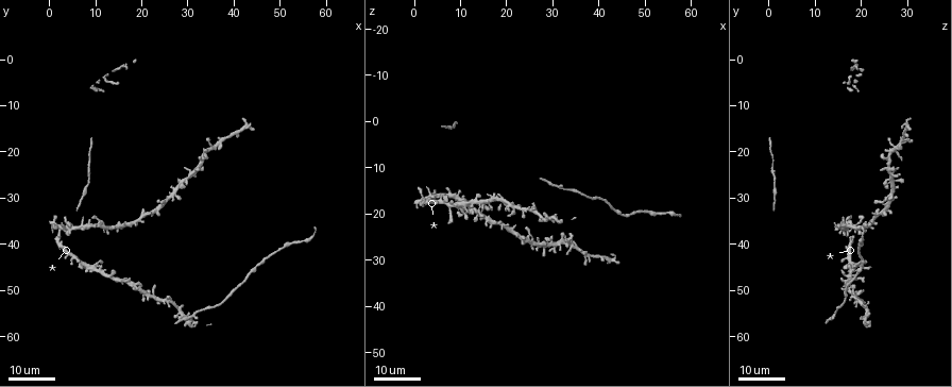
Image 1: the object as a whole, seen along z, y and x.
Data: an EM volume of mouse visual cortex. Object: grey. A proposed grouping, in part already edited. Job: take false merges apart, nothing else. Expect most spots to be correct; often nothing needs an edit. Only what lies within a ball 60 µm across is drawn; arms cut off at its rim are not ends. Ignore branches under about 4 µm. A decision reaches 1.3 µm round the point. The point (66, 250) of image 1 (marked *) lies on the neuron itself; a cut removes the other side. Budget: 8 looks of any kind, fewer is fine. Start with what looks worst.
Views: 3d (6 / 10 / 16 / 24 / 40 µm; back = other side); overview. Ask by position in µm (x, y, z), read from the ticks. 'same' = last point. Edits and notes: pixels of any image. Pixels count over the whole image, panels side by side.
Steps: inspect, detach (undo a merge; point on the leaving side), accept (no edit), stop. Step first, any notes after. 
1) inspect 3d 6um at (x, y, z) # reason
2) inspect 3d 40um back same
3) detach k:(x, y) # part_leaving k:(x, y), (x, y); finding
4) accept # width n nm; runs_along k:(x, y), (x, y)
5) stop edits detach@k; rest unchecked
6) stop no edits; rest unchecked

inspect 3d 16um at (35.0, 19.0, 27.0) # three arms meet

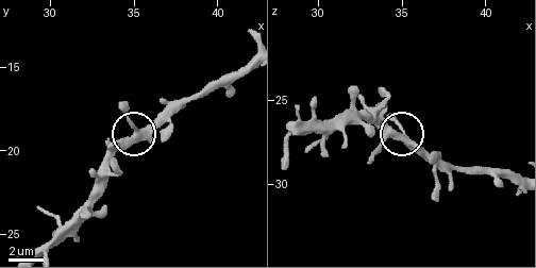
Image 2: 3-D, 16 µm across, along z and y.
inspect 3d 10um at (35.0, 18.7, 26.9)

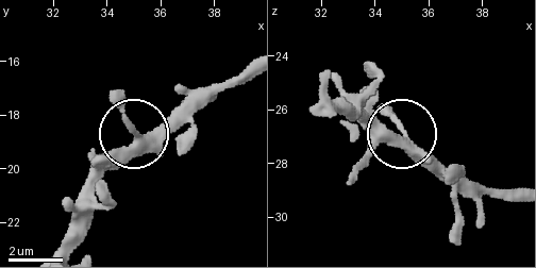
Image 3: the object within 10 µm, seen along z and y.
accept # runs_along 3:(64, 247), (80, 191), (126, 144), (139, 136), (185, 136); one neuron here

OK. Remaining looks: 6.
inspect 3d 24um at (43.0, 46.5, 18.5) # calibre changes

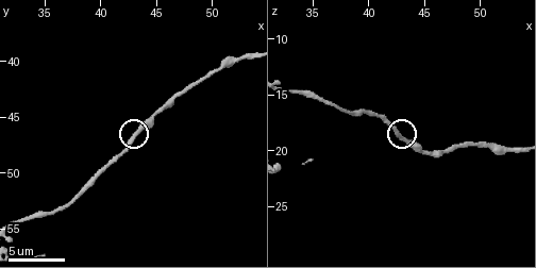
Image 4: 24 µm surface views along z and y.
inspect 3d 6um at (43.2, 46.2, 18.8)

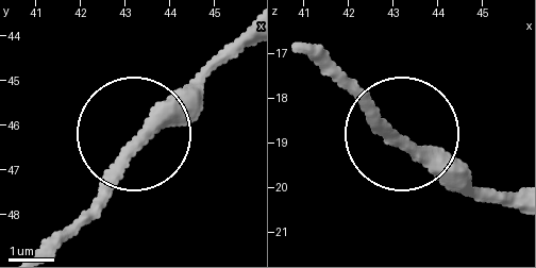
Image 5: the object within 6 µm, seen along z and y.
accept # width 280 nm; one neuron here

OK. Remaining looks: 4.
inspect 3d 24um at (21.5, 50.5, 18.5) # four arms meet

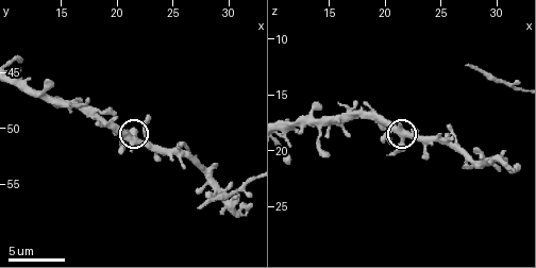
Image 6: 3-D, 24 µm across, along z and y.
inspect 3d 6um at (21.6, 51.2, 19.0)

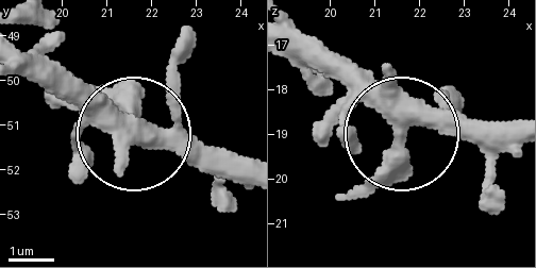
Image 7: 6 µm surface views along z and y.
inspect 3d 6um back at (21.60, 51.05, 18.85) # other side

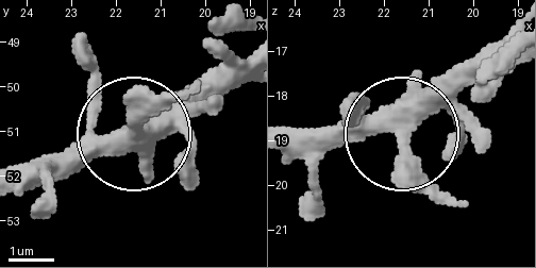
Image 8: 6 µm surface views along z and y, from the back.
accept # continuous, no second neuron

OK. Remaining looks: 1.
inspect 3d 6um at (14.2, 47.2, 17.8) # thin arm on a thick one

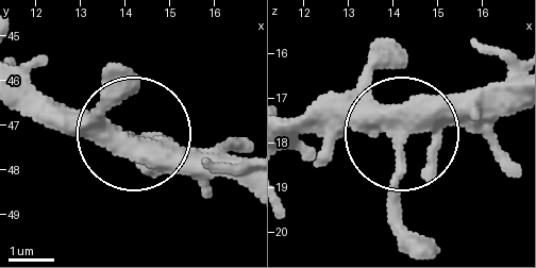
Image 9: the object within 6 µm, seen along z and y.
accept # arms 4; all the same neuron

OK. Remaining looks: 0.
stop no edits; rest unchecked

